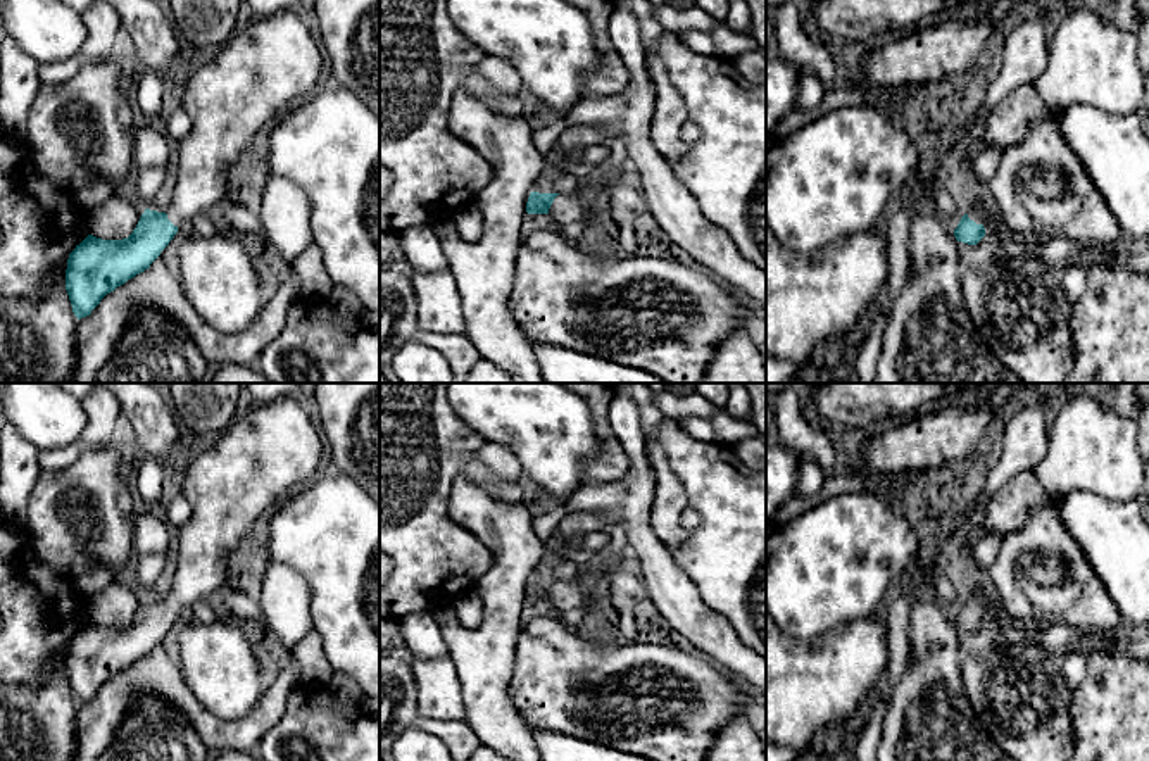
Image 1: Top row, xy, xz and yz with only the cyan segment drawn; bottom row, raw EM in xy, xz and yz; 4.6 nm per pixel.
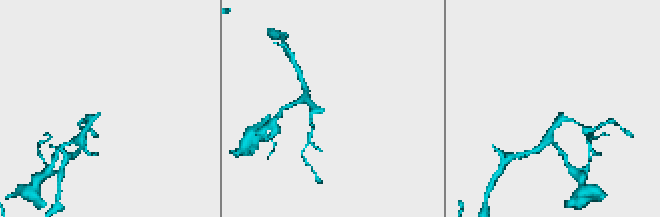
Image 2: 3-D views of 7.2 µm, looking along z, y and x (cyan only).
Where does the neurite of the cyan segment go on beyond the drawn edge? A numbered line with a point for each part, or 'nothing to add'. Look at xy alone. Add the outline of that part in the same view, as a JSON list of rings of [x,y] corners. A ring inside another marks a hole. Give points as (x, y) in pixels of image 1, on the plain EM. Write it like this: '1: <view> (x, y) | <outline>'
1: xy (275, 449) | [[[281,397],[255,404],[245,416],[233,419],[212,445],[197,457],[185,461],[181,494],[190,504],[186,523],[178,528],[179,556],[167,606],[179,613],[197,601],[217,599],[228,582],[229,557],[242,545],[261,516],[290,492],[311,483],[324,452],[326,442],[314,425],[312,409],[298,397]]]

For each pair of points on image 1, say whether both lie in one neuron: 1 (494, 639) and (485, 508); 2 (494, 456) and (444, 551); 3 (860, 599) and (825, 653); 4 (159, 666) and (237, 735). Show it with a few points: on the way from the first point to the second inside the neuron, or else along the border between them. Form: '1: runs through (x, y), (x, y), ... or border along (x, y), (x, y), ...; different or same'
1: runs through (502, 606), (504, 540); same
2: border along (485, 442), (480, 461), (494, 473), (516, 482); different
3: border along (870, 615), (839, 622), (806, 639); different
4: runs through (173, 687), (216, 732); same

